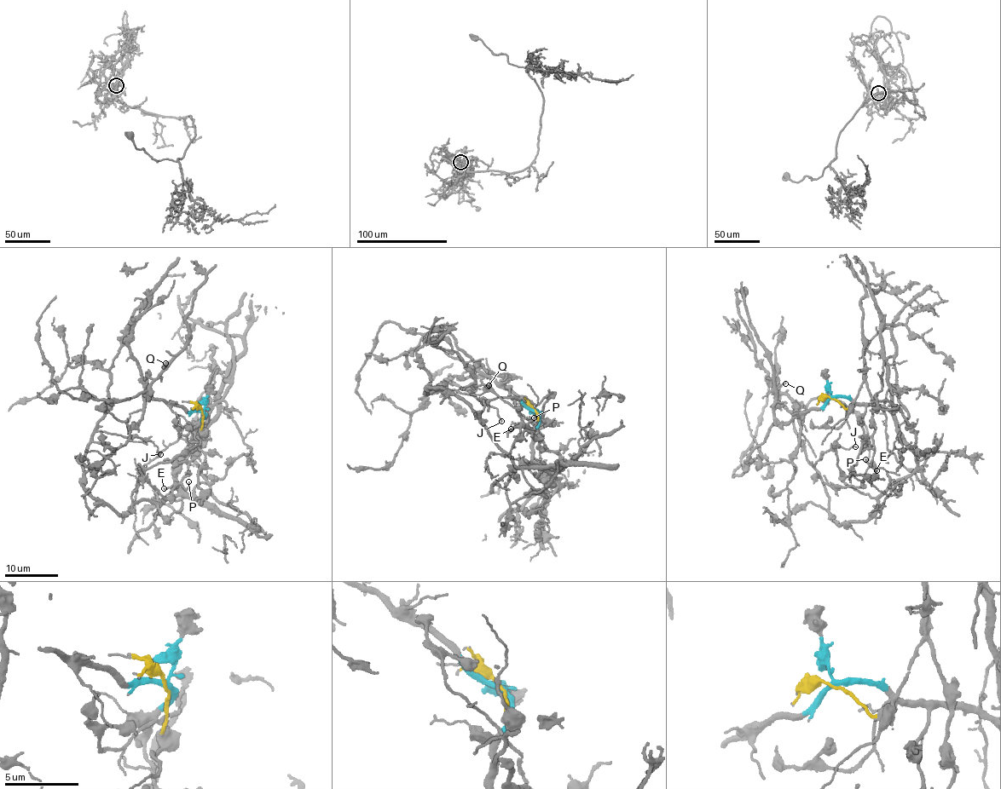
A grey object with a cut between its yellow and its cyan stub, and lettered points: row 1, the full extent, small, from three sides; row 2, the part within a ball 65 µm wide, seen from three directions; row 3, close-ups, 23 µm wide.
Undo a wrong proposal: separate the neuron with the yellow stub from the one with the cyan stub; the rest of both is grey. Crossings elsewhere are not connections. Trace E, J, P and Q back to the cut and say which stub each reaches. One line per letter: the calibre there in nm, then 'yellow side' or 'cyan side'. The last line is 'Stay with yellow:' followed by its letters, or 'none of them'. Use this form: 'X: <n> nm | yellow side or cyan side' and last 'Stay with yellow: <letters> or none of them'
E: 160 nm | yellow side
J: 140 nm | cyan side
P: 160 nm | yellow side
Q: 140 nm | cyan side
Stay with yellow: E, P

